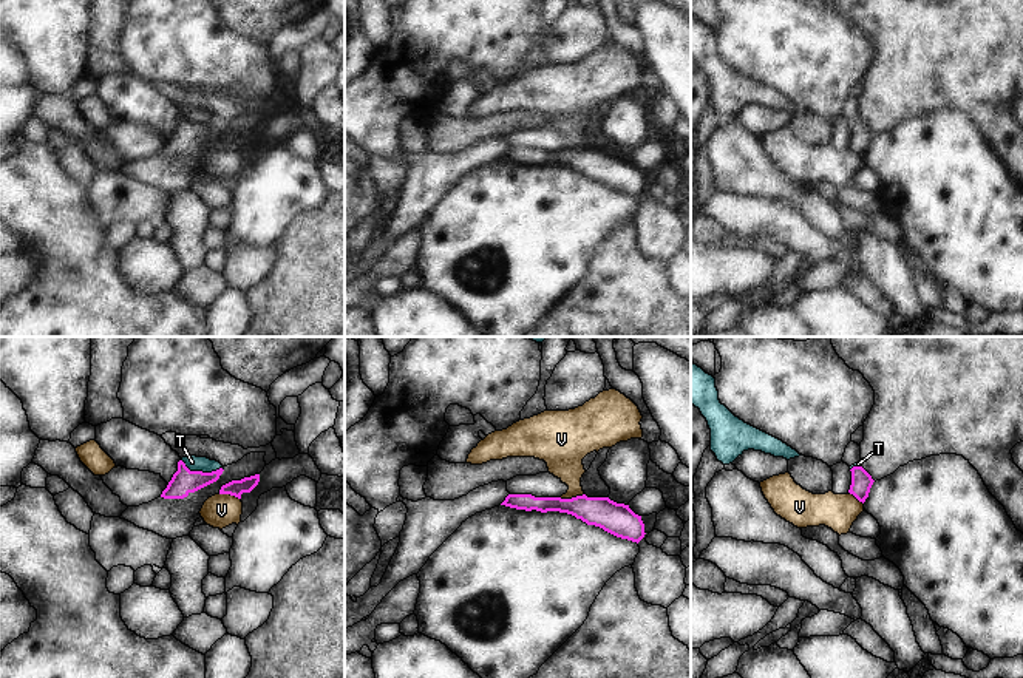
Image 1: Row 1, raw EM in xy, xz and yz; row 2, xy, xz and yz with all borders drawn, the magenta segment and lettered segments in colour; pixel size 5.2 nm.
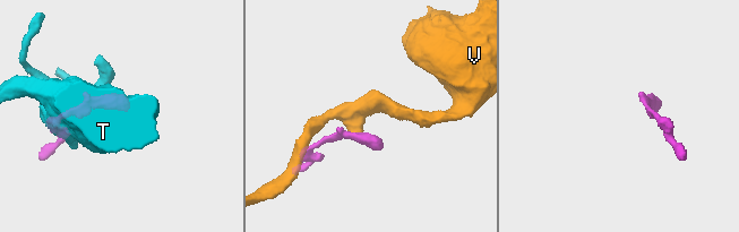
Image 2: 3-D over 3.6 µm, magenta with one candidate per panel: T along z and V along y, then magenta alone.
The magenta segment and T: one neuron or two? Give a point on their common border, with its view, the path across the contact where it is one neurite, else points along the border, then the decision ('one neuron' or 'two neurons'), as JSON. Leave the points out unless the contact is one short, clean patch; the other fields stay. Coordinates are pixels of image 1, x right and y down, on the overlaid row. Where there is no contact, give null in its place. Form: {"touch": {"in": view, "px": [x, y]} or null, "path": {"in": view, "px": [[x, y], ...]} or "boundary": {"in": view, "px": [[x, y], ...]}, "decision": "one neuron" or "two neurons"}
{"touch": {"in": "xy", "px": [201, 471]}, "boundary": {"in": "xy", "px": [[181, 459], [190, 470], [223, 470]]}, "decision": "two neurons"}

